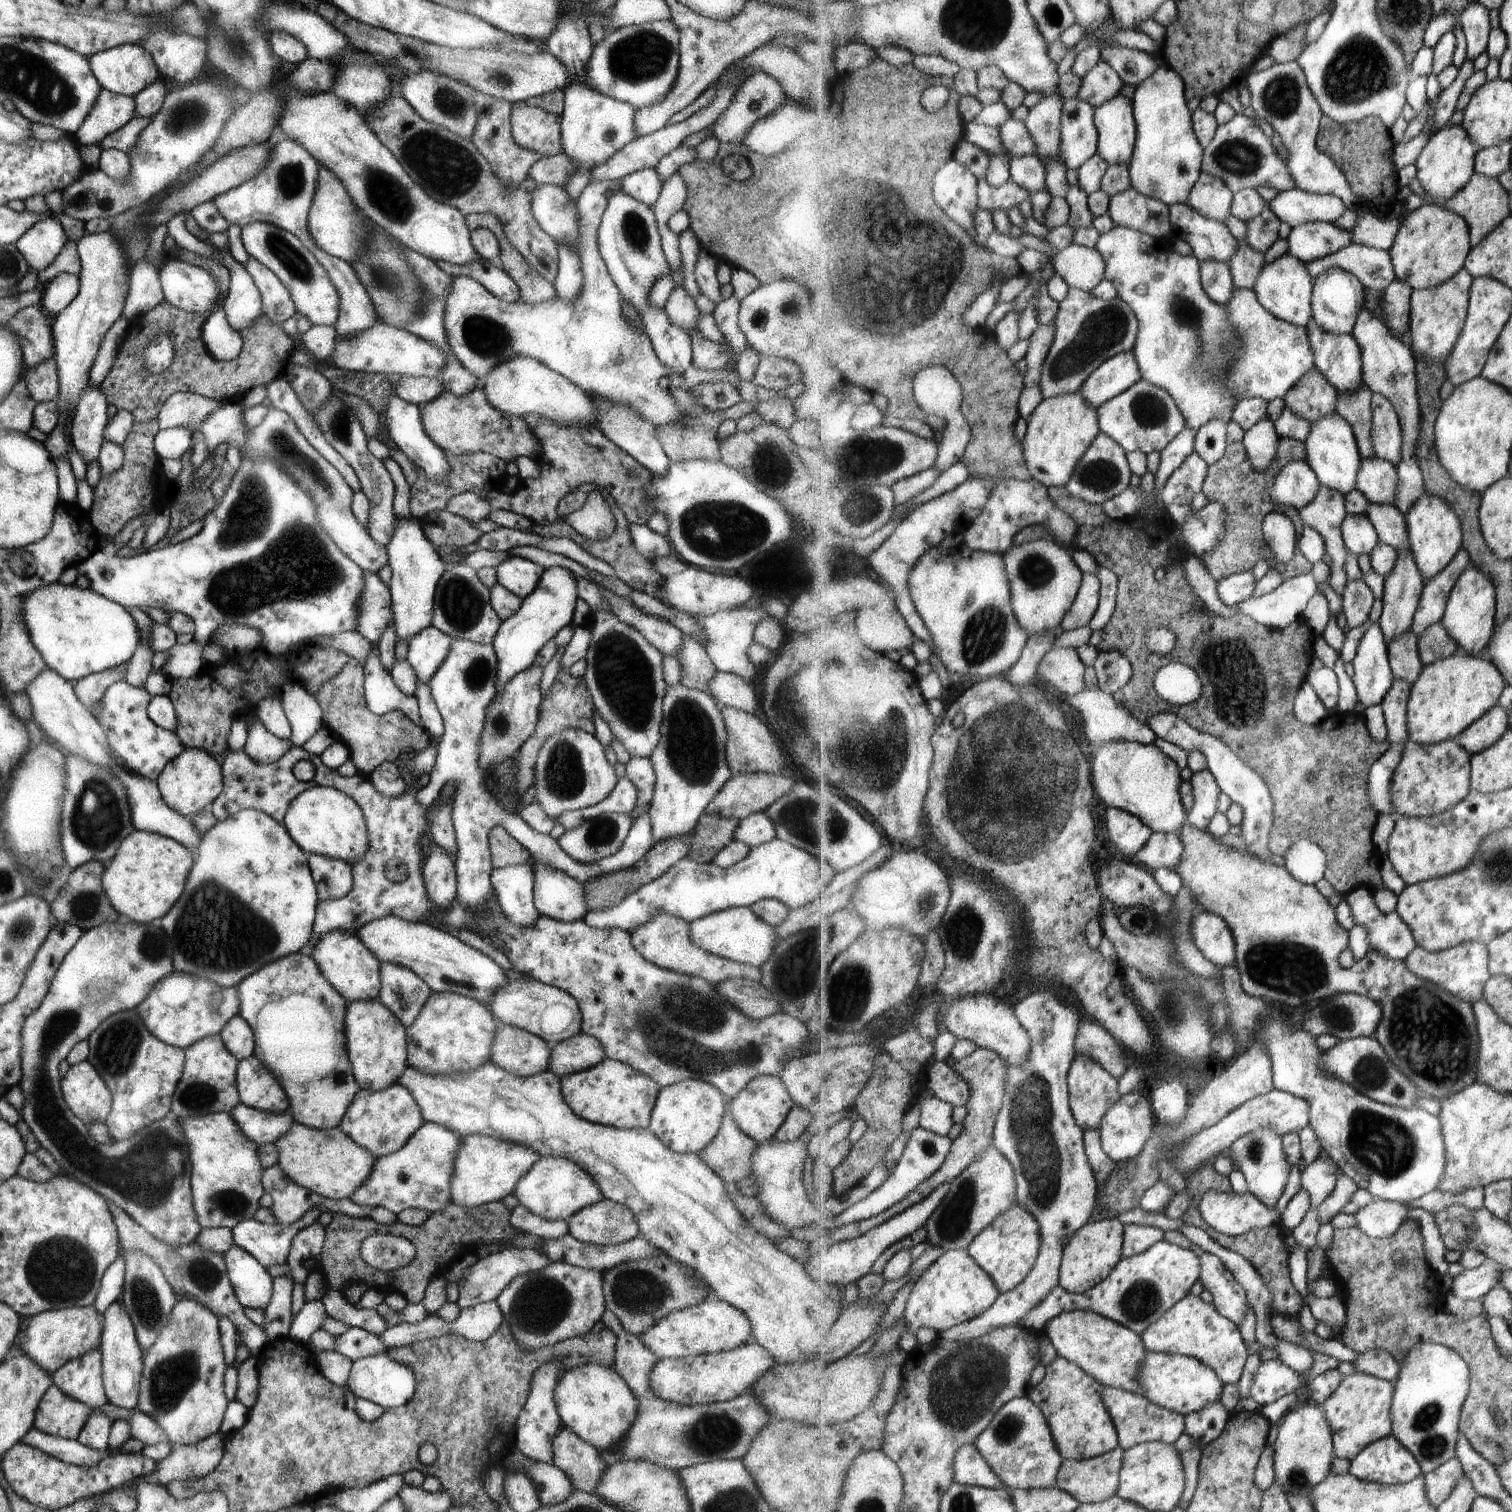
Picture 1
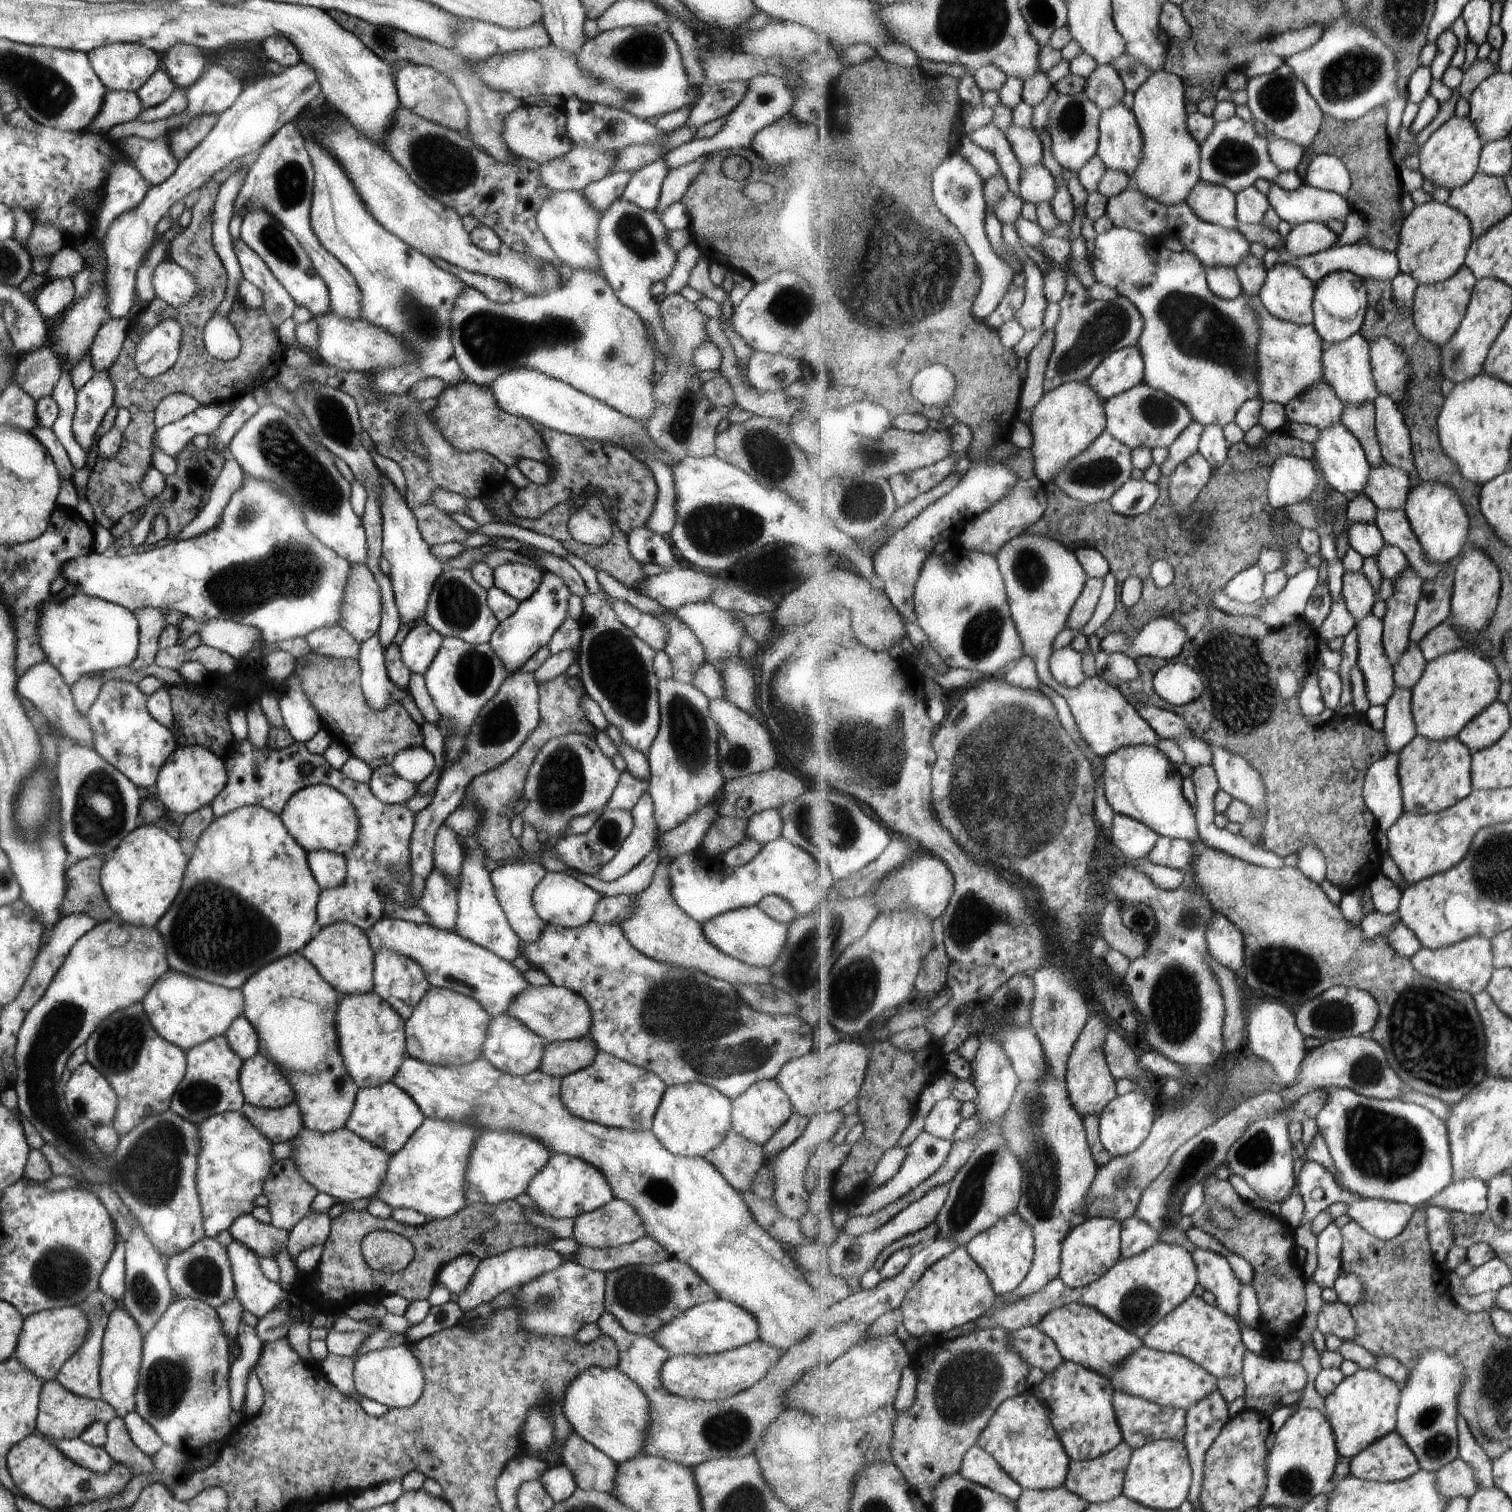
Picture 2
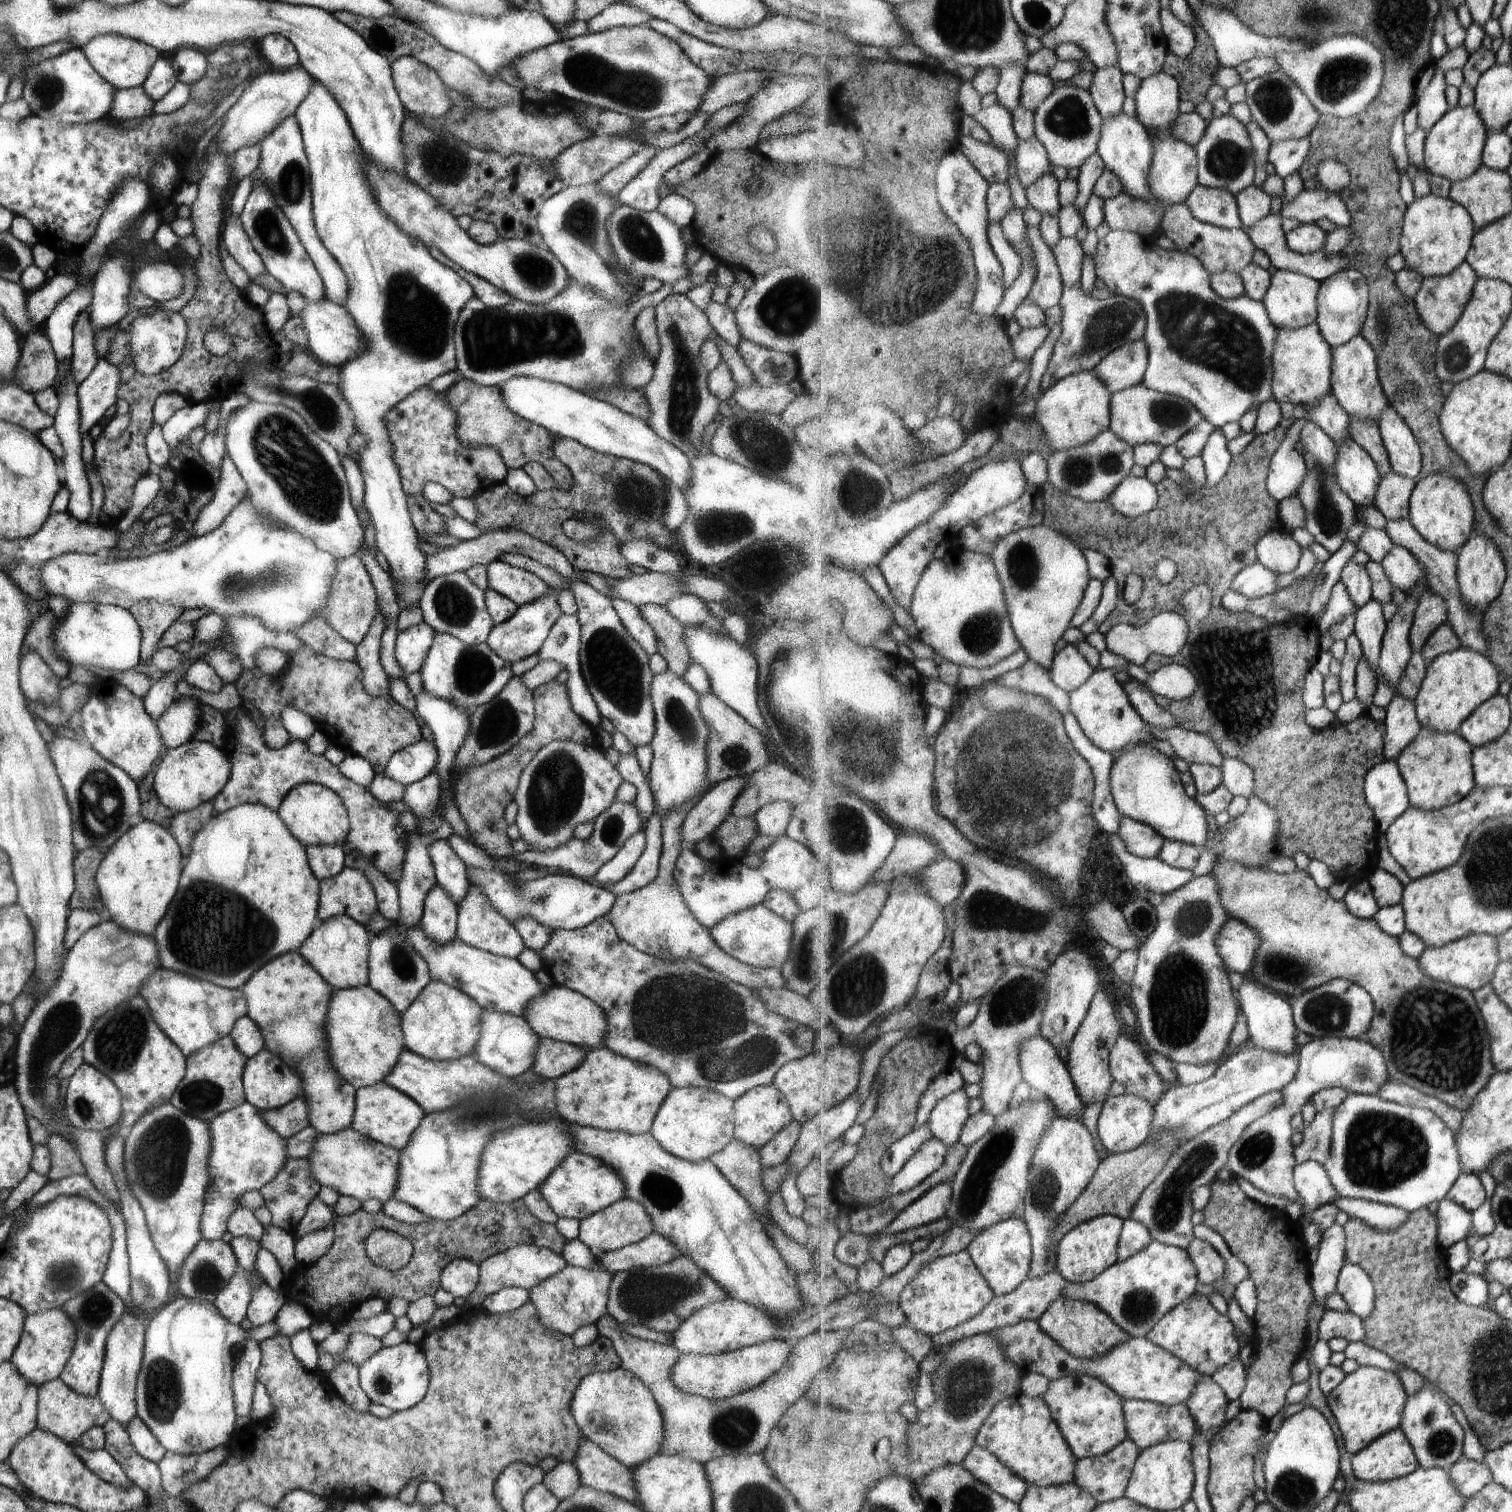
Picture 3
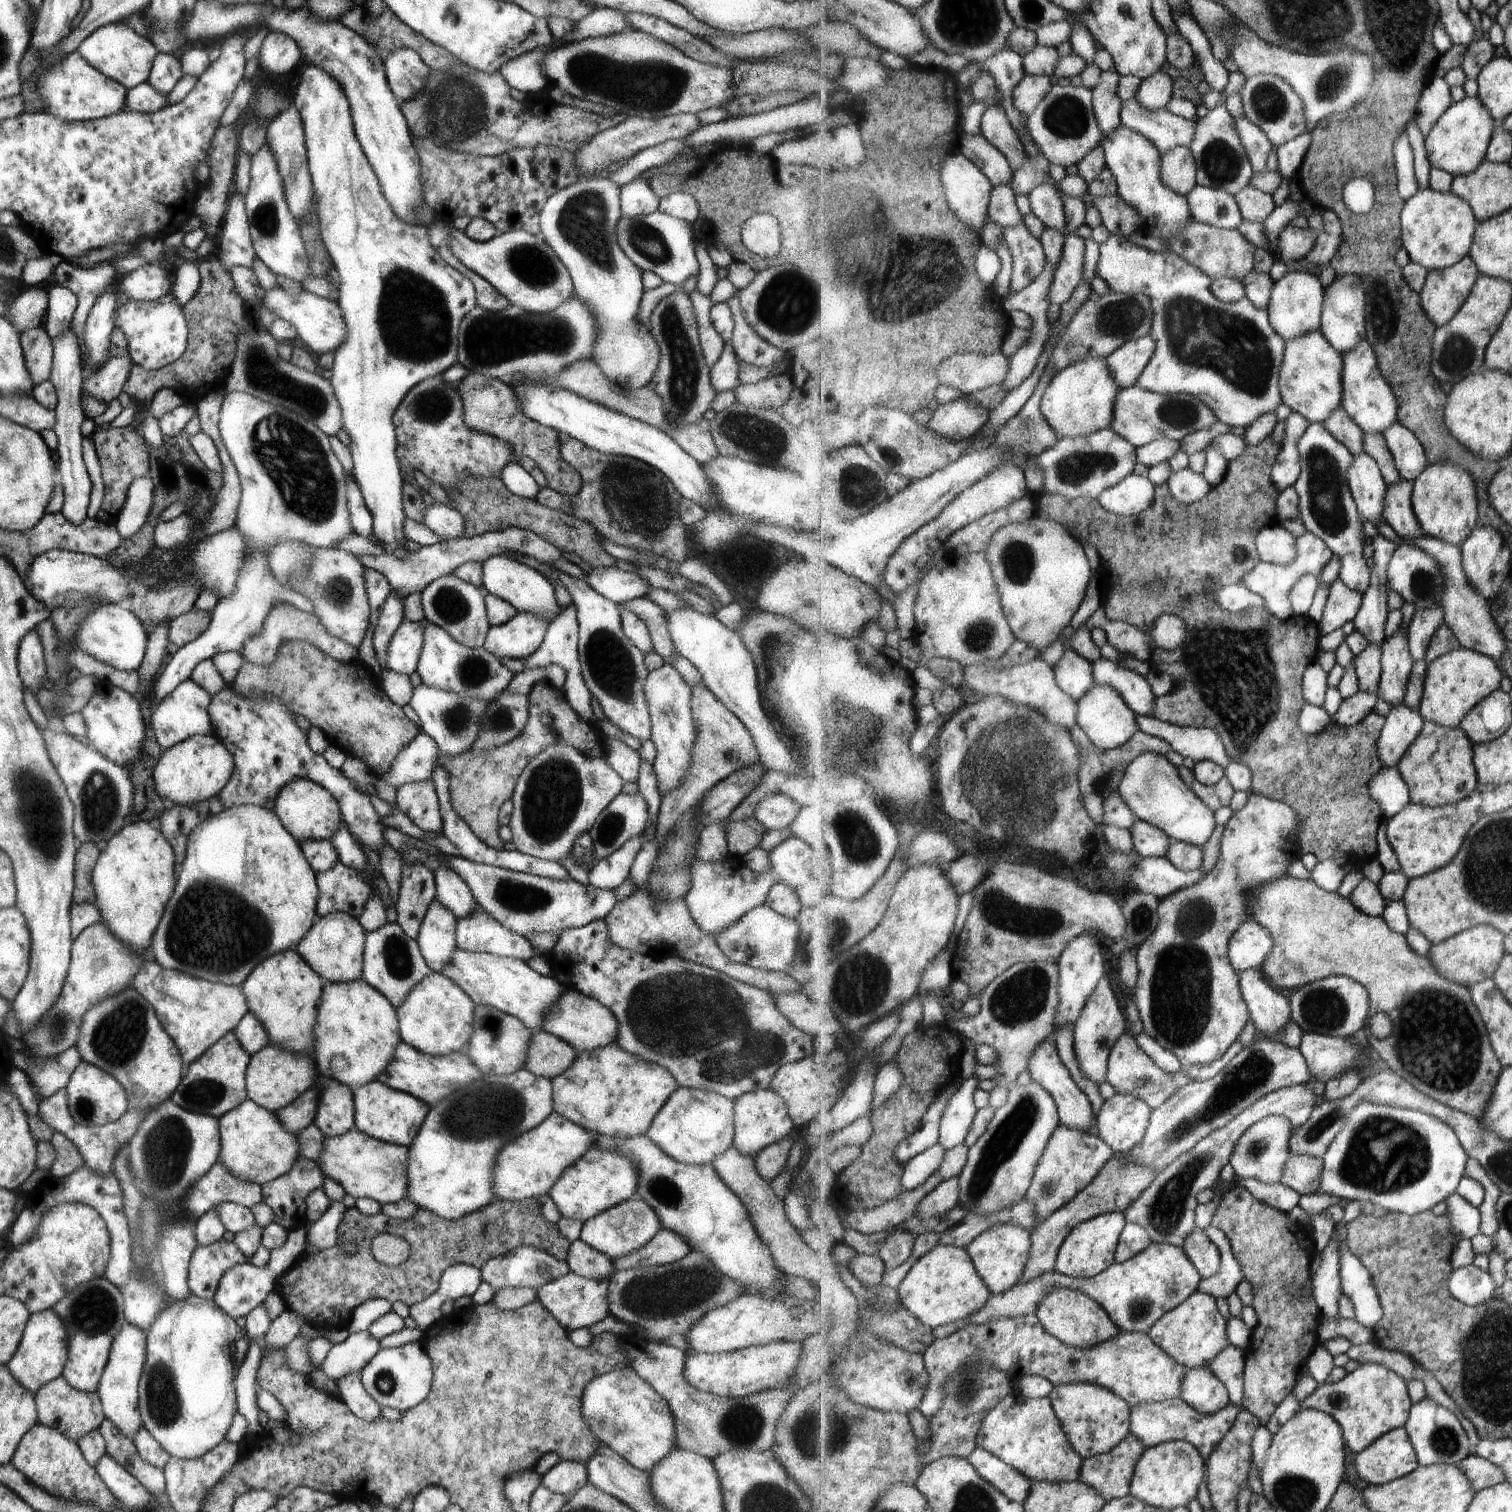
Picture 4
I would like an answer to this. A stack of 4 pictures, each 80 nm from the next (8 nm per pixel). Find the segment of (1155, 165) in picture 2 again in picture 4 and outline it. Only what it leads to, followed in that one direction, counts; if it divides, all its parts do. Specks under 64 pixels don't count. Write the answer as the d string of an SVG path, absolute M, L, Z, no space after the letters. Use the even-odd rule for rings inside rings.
M1159 70L1142 81L1135 99L1151 111L1167 111L1167 104L1175 98L1174 88L1173 79ZM1175 147L1160 156L1160 177L1163 184L1181 196L1188 194L1198 185L1198 166L1193 151L1189 147Z

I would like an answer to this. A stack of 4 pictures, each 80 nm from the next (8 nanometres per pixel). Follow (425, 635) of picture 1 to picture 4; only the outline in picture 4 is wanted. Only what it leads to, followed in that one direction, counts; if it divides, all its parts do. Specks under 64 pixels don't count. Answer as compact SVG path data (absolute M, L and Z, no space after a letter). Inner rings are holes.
M401 621L387 643L386 665L389 670L404 675L416 670L424 639L423 631L421 623Z

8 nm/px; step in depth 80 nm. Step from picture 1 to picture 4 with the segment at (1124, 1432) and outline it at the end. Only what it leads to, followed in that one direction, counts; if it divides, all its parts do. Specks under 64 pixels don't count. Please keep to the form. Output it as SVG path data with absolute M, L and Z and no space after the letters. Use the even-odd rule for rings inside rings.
M1171 1399L1162 1403L1143 1403L1133 1405L1131 1408L1130 1427L1132 1433L1137 1436L1148 1448L1183 1439L1190 1441L1199 1449L1204 1459L1209 1460L1214 1448L1222 1441L1222 1438L1231 1430L1238 1419L1240 1408L1231 1403L1227 1408L1214 1415L1204 1415L1193 1408L1185 1399Z

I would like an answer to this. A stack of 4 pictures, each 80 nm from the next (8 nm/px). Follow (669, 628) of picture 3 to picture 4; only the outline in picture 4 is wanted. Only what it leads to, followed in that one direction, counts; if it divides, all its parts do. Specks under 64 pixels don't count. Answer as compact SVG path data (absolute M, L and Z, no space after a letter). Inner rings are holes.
M645 597L625 601L617 604L617 606L619 606L619 609L623 607L629 609L643 621L643 624L647 627L654 651L661 656L665 663L672 665L672 659L678 653L667 630L668 620L665 610Z

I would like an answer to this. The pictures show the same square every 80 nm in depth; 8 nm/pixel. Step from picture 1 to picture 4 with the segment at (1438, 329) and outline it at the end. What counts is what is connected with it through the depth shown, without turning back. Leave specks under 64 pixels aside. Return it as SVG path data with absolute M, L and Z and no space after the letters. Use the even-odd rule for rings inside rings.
M1471 255L1454 267L1431 271L1420 292L1427 316L1439 327L1449 324L1470 298L1477 279L1481 276Z

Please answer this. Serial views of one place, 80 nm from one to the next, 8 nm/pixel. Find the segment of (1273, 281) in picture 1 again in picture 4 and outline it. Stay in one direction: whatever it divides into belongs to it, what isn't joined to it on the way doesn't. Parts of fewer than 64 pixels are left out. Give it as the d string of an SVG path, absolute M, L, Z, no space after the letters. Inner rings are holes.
M1303 270L1289 271L1273 287L1269 306L1271 324L1285 339L1291 340L1311 331L1320 331L1326 288L1315 274Z

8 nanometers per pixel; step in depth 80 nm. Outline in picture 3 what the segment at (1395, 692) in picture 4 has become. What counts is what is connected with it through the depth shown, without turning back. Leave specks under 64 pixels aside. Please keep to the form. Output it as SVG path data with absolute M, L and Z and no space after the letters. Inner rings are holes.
M1408 594L1405 602L1397 609L1395 616L1387 621L1388 627L1382 642L1380 667L1386 681L1396 688L1396 692L1399 681L1406 671L1407 663L1414 654L1410 632L1417 610L1416 598Z

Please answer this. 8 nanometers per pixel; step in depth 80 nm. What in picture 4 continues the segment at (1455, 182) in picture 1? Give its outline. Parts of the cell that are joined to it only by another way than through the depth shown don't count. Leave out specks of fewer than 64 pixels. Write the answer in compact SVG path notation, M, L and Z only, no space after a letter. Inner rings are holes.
M1478 96L1453 103L1425 139L1426 153L1432 168L1447 171L1455 177L1475 172L1486 160L1495 123L1491 113L1483 106Z

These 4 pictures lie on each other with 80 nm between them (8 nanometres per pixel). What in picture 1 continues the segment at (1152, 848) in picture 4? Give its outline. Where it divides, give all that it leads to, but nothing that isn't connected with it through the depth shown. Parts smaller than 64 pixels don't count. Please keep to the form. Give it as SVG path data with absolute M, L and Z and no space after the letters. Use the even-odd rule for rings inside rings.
M1108 807L1105 816L1109 837L1124 854L1141 851L1154 834L1138 816L1120 808Z

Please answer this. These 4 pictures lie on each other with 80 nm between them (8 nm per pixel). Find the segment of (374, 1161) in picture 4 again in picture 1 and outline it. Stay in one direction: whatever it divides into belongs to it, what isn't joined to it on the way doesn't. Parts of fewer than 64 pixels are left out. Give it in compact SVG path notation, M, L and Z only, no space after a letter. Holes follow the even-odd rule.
M293 1123L292 1127L279 1135L272 1143L277 1151L276 1164L282 1173L298 1187L306 1188L320 1197L327 1199L347 1199L349 1195L367 1178L374 1160L377 1158L367 1149L351 1140L339 1127L332 1129L314 1129Z

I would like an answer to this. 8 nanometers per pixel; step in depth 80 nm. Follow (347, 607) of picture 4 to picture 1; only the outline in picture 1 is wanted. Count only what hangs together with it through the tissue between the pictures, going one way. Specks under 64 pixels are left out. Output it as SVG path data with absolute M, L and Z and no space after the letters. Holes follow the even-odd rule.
M367 571L363 573L364 587L358 601L358 615L355 632L364 636L372 645L380 639L386 626L392 622L392 600L388 585L376 574Z

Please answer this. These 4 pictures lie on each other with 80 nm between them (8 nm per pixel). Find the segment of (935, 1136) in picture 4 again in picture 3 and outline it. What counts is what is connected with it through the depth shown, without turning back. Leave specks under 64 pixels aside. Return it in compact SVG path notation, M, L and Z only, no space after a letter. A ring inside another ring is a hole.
M928 1122L919 1130L909 1132L897 1143L892 1144L885 1156L882 1158L882 1167L887 1176L894 1177L899 1174L909 1159L927 1142L933 1133L929 1128Z

